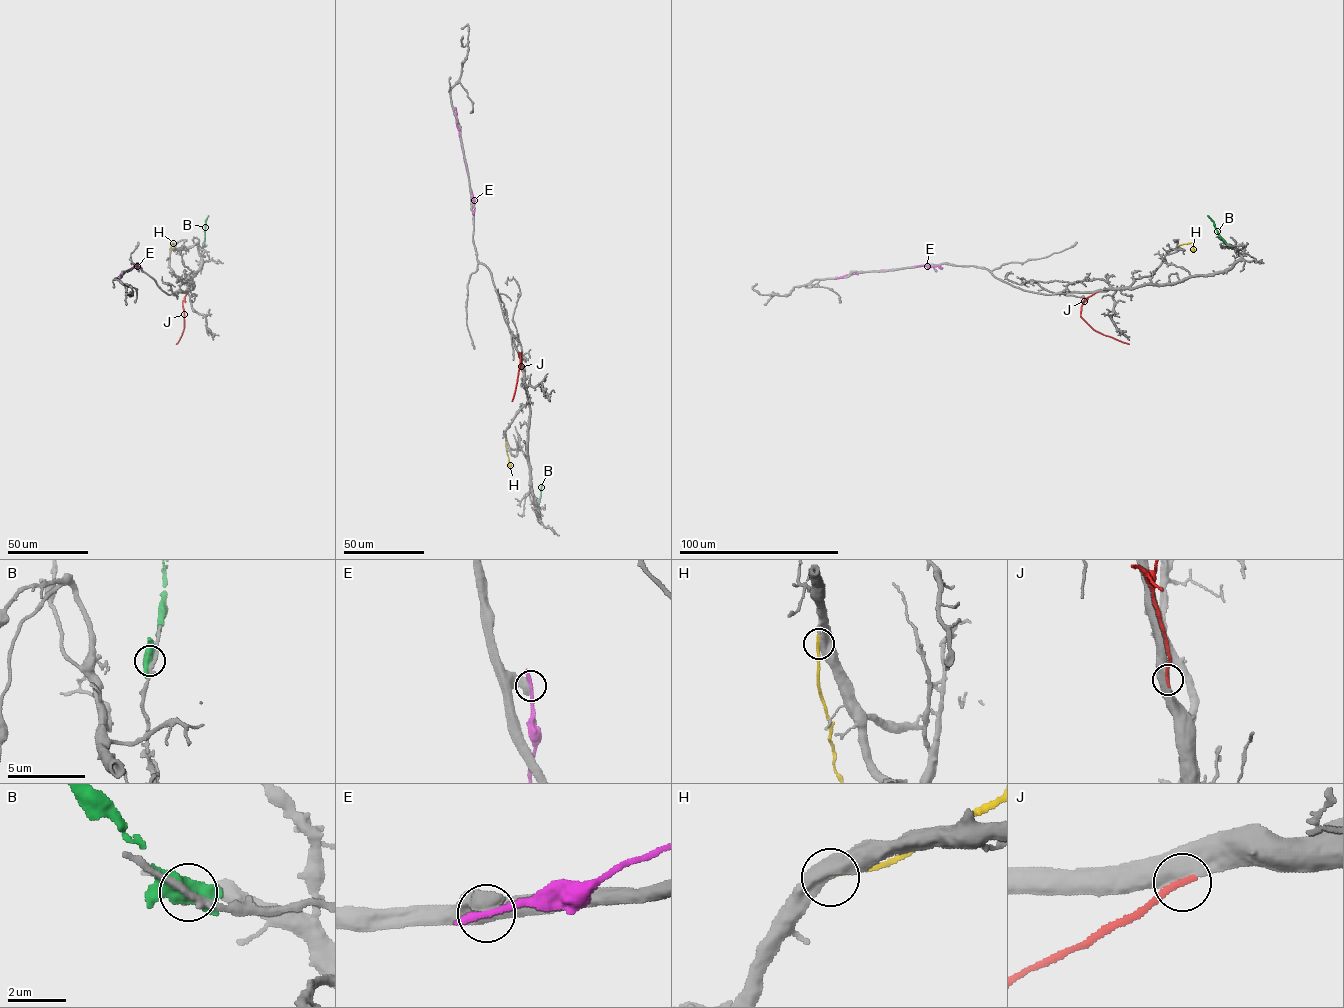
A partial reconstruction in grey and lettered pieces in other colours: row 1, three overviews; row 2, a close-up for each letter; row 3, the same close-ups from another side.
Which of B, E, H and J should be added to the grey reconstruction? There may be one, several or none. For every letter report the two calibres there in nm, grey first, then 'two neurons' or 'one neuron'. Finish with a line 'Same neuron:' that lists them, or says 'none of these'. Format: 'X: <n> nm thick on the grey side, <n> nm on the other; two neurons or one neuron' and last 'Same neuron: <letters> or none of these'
B: 240 nm thick on the grey side, 800 nm on the other; two neurons
E: 550 nm thick on the grey side, 280 nm on the other; two neurons
H: 550 nm thick on the grey side, 220 nm on the other; two neurons
J: 550 nm thick on the grey side, 240 nm on the other; one neuron
Same neuron: J

